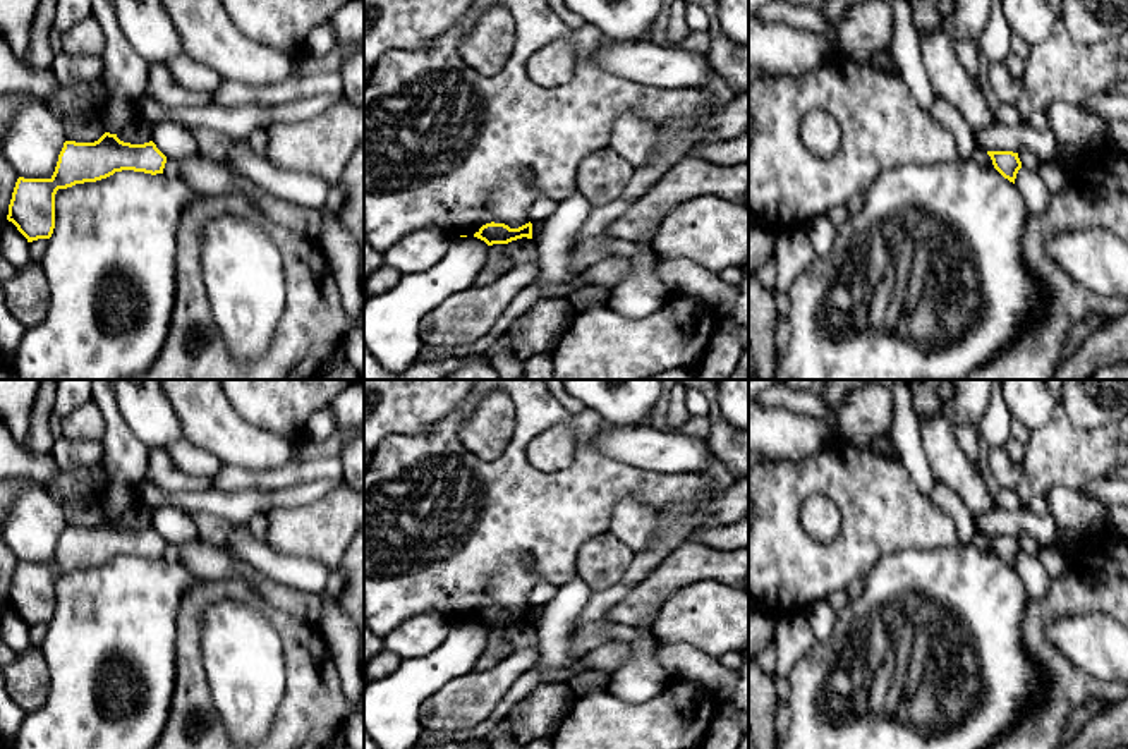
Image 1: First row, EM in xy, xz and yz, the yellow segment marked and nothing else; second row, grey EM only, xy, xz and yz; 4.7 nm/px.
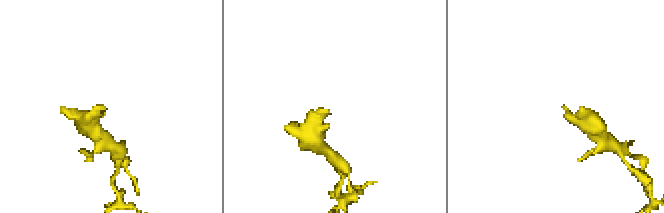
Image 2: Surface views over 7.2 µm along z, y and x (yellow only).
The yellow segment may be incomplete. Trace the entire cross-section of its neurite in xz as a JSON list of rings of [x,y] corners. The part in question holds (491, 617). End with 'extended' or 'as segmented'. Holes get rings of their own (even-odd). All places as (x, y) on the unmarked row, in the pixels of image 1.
[[[491,606],[491,608],[482,610],[474,618],[474,622],[484,625],[488,630],[508,629],[508,627],[522,624],[522,622],[532,624],[532,608],[529,606],[519,613],[510,613],[505,608]]] | as segmented

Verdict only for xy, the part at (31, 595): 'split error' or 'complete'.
complete

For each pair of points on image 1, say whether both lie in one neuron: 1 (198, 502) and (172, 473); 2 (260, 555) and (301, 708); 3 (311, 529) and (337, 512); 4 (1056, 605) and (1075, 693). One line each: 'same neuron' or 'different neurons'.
1: different neurons
2: different neurons
3: same neuron
4: same neuron

